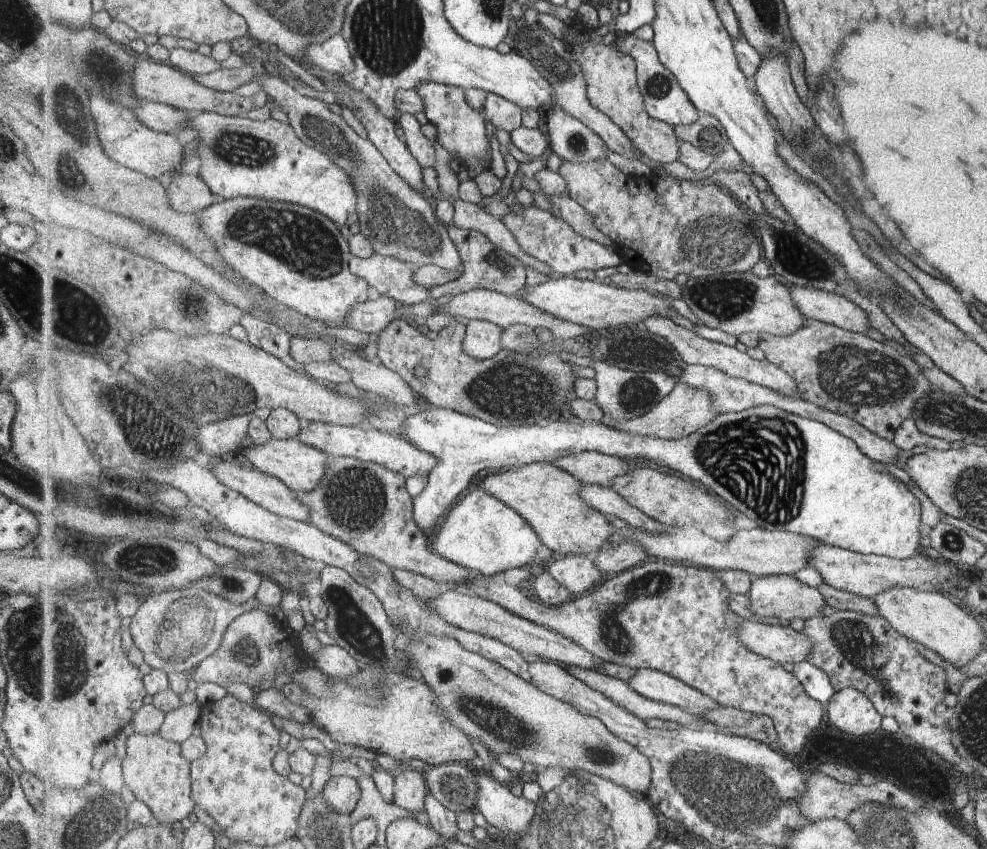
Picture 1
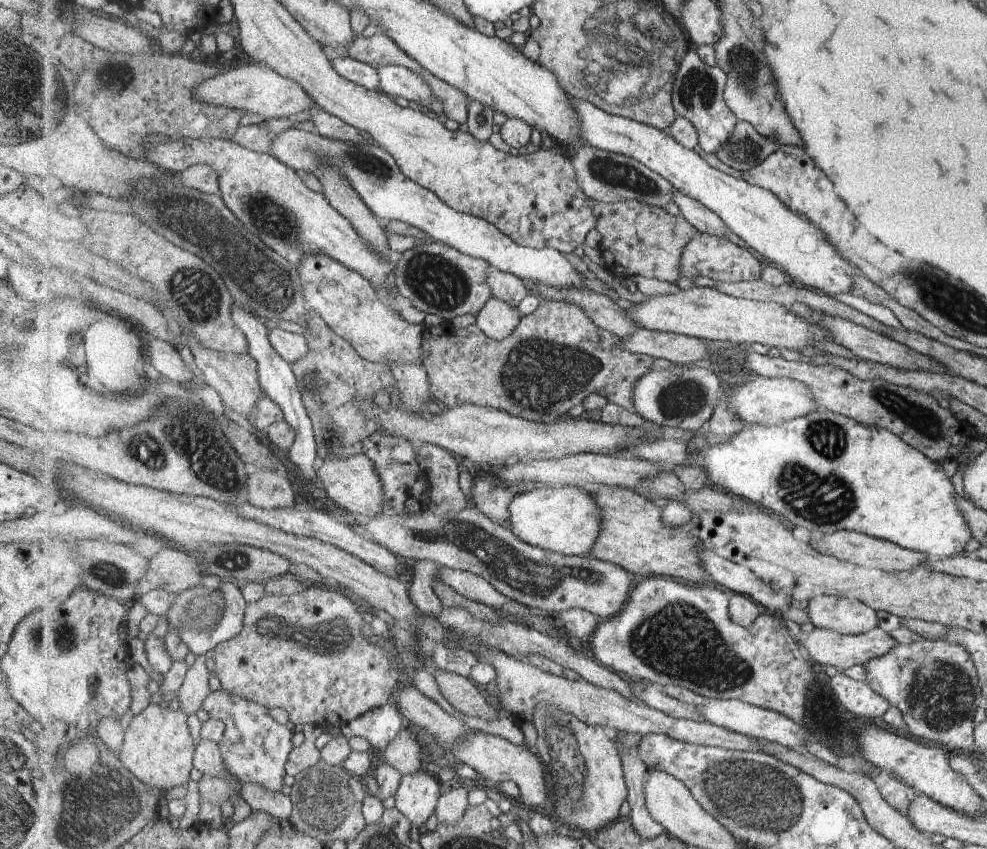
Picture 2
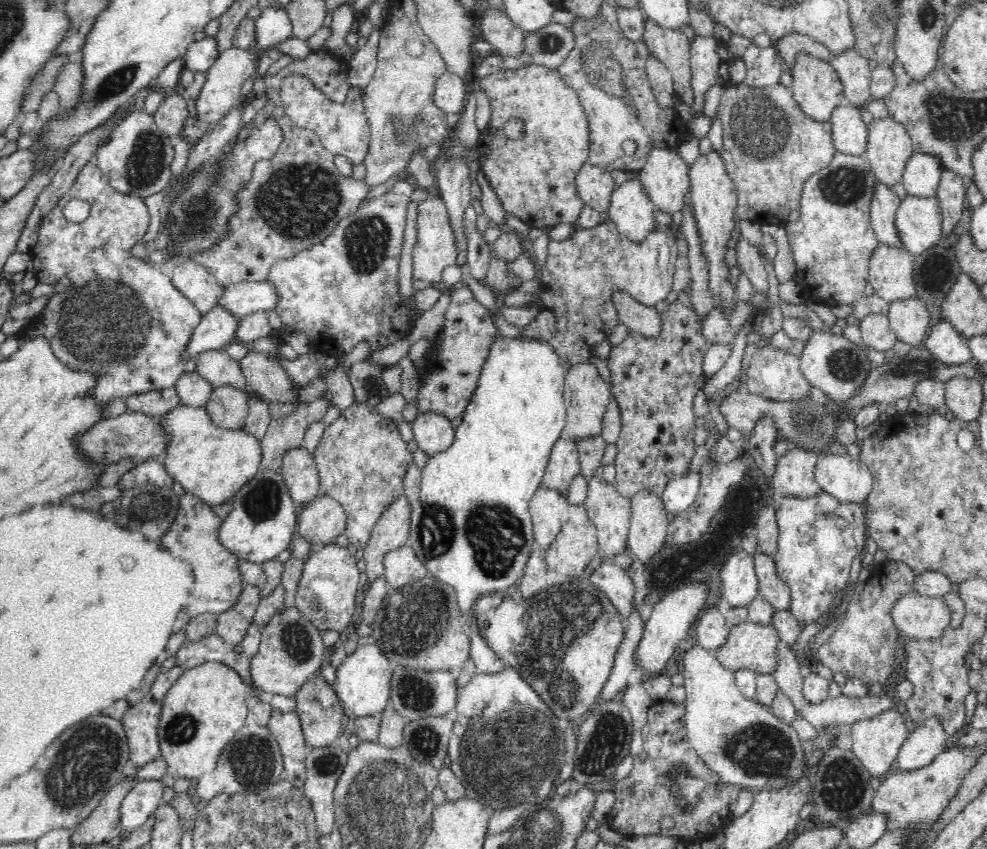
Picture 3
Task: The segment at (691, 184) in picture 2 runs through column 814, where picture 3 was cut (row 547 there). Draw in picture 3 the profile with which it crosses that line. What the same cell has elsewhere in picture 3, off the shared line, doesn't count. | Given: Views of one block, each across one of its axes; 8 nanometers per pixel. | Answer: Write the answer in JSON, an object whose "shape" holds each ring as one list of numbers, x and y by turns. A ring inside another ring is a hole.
{"shape":[[261,468,238,492,230,498,232,510,221,520,217,530,219,544,227,548,236,559,246,563,262,565,277,558,284,550,290,548,293,534,296,532,297,513,299,508,289,495,286,483,278,470]]}

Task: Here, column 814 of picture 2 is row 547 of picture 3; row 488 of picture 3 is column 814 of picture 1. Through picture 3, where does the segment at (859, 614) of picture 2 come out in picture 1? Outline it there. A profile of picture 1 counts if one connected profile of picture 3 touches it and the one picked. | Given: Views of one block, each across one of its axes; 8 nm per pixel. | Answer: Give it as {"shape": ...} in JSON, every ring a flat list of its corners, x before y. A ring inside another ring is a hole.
{"shape":[[767,575,759,577,752,582,752,589,749,592,751,605,754,614,762,618,775,616,781,620,793,620,801,618,808,621,813,617,821,617,821,610,825,608,826,598,819,587,809,586,795,575]]}

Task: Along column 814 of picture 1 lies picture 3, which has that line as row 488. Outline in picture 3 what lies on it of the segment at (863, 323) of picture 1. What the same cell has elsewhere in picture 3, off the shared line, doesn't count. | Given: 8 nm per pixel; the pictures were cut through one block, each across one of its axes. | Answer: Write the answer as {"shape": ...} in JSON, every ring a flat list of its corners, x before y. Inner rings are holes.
{"shape":[[299,446,285,450,281,461,278,471,295,506,300,508,320,493,315,458,305,447]]}

